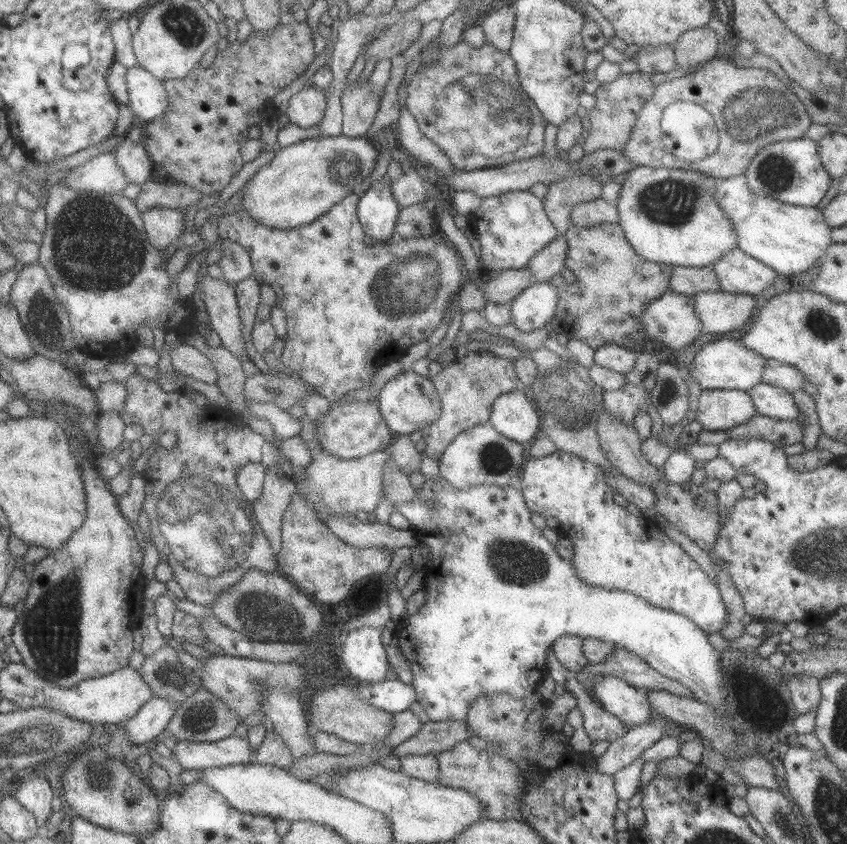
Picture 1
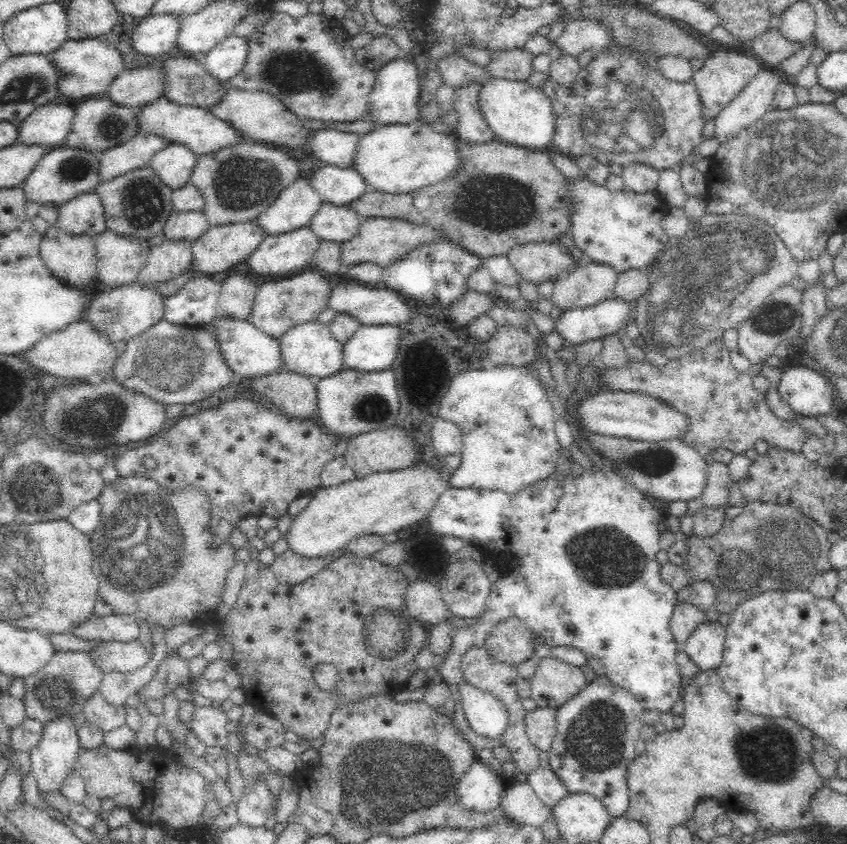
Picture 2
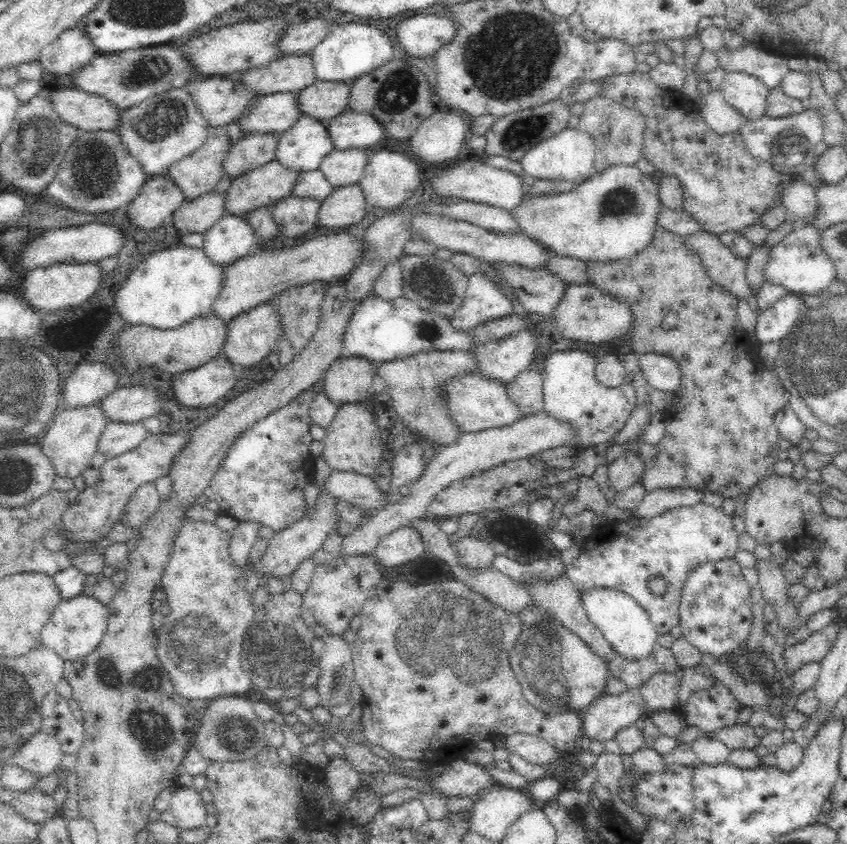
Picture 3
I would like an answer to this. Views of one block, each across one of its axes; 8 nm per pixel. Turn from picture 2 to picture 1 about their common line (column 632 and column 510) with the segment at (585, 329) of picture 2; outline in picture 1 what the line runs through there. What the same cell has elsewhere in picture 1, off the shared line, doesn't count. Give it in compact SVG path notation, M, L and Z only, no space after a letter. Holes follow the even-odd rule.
M550 281L531 283L510 302L511 323L525 333L542 328L554 317L557 301L557 289Z

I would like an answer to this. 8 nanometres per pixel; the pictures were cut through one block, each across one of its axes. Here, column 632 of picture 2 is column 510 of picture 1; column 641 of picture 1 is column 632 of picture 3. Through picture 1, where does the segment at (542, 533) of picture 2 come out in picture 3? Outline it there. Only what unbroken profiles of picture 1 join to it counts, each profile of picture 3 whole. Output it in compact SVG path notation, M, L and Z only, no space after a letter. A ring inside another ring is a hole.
M597 589L592 593L582 593L582 603L590 621L602 632L604 639L618 653L628 660L645 660L652 656L657 644L658 632L648 614L624 593L612 589Z

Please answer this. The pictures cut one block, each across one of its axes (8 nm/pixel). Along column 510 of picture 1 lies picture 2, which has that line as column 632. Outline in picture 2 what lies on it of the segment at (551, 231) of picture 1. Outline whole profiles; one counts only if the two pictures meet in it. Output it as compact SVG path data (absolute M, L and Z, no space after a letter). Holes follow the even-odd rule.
M587 179L570 180L567 189L572 201L570 235L576 247L585 254L589 261L611 264L618 273L631 269L647 270L660 256L660 252L664 252L664 248L670 246L671 239L662 228L667 205L656 191L640 194L624 188L621 191L612 192L605 186L593 184Z

